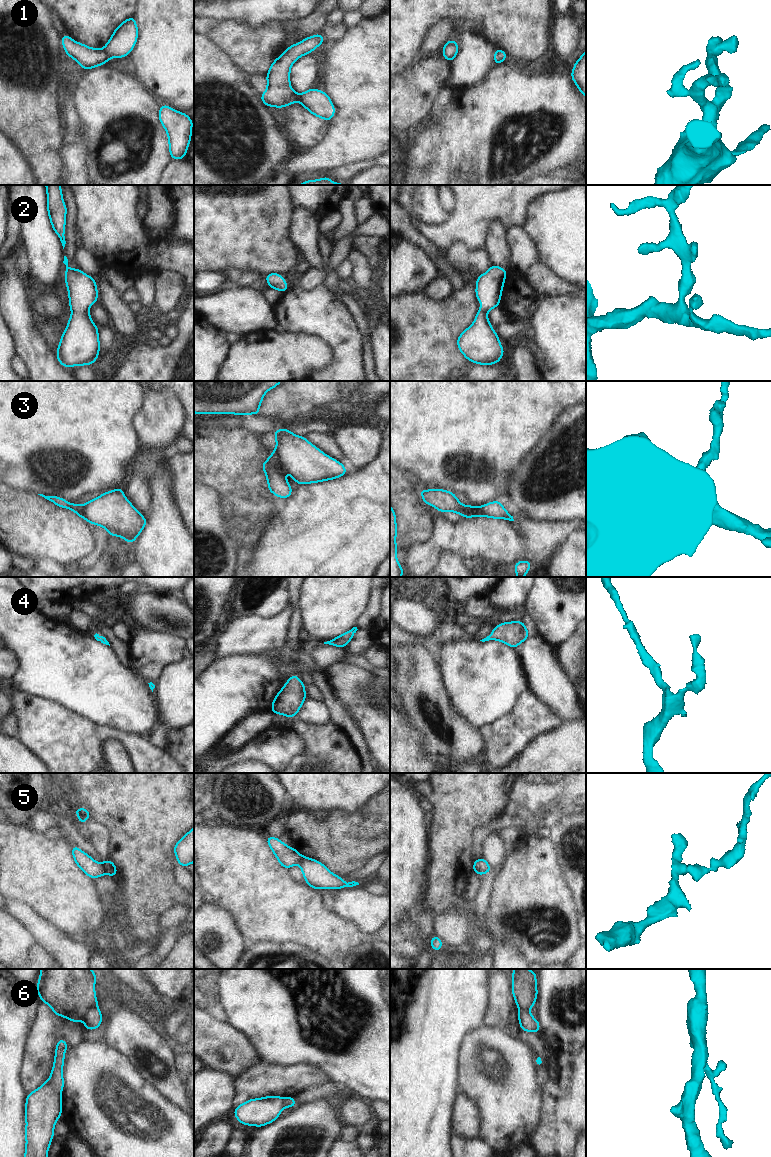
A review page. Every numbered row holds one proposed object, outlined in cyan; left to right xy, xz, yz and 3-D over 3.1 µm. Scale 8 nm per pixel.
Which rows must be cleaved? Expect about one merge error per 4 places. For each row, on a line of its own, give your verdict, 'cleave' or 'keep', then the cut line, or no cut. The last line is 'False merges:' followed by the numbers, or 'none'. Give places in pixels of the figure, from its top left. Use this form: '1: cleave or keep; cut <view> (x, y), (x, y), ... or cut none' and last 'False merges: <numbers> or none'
1: cleave; cut xy (102, 49), (109, 57)
2: keep; cut none
3: cleave; cut xz (273, 452), (283, 468)
4: keep; cut none
5: cleave; cut xy (101, 864), (105, 872)
6: cleave; cut xy (96, 1005), (88, 1008), (81, 1018)
False merges: 1, 3, 5, 6

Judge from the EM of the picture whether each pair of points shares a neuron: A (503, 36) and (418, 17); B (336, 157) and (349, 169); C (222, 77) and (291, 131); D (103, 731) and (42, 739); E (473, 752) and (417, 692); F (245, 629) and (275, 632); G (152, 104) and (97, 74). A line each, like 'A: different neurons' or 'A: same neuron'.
A: same neuron
B: different neurons
C: different neurons
D: different neurons
E: same neuron
F: same neuron
G: same neuron

